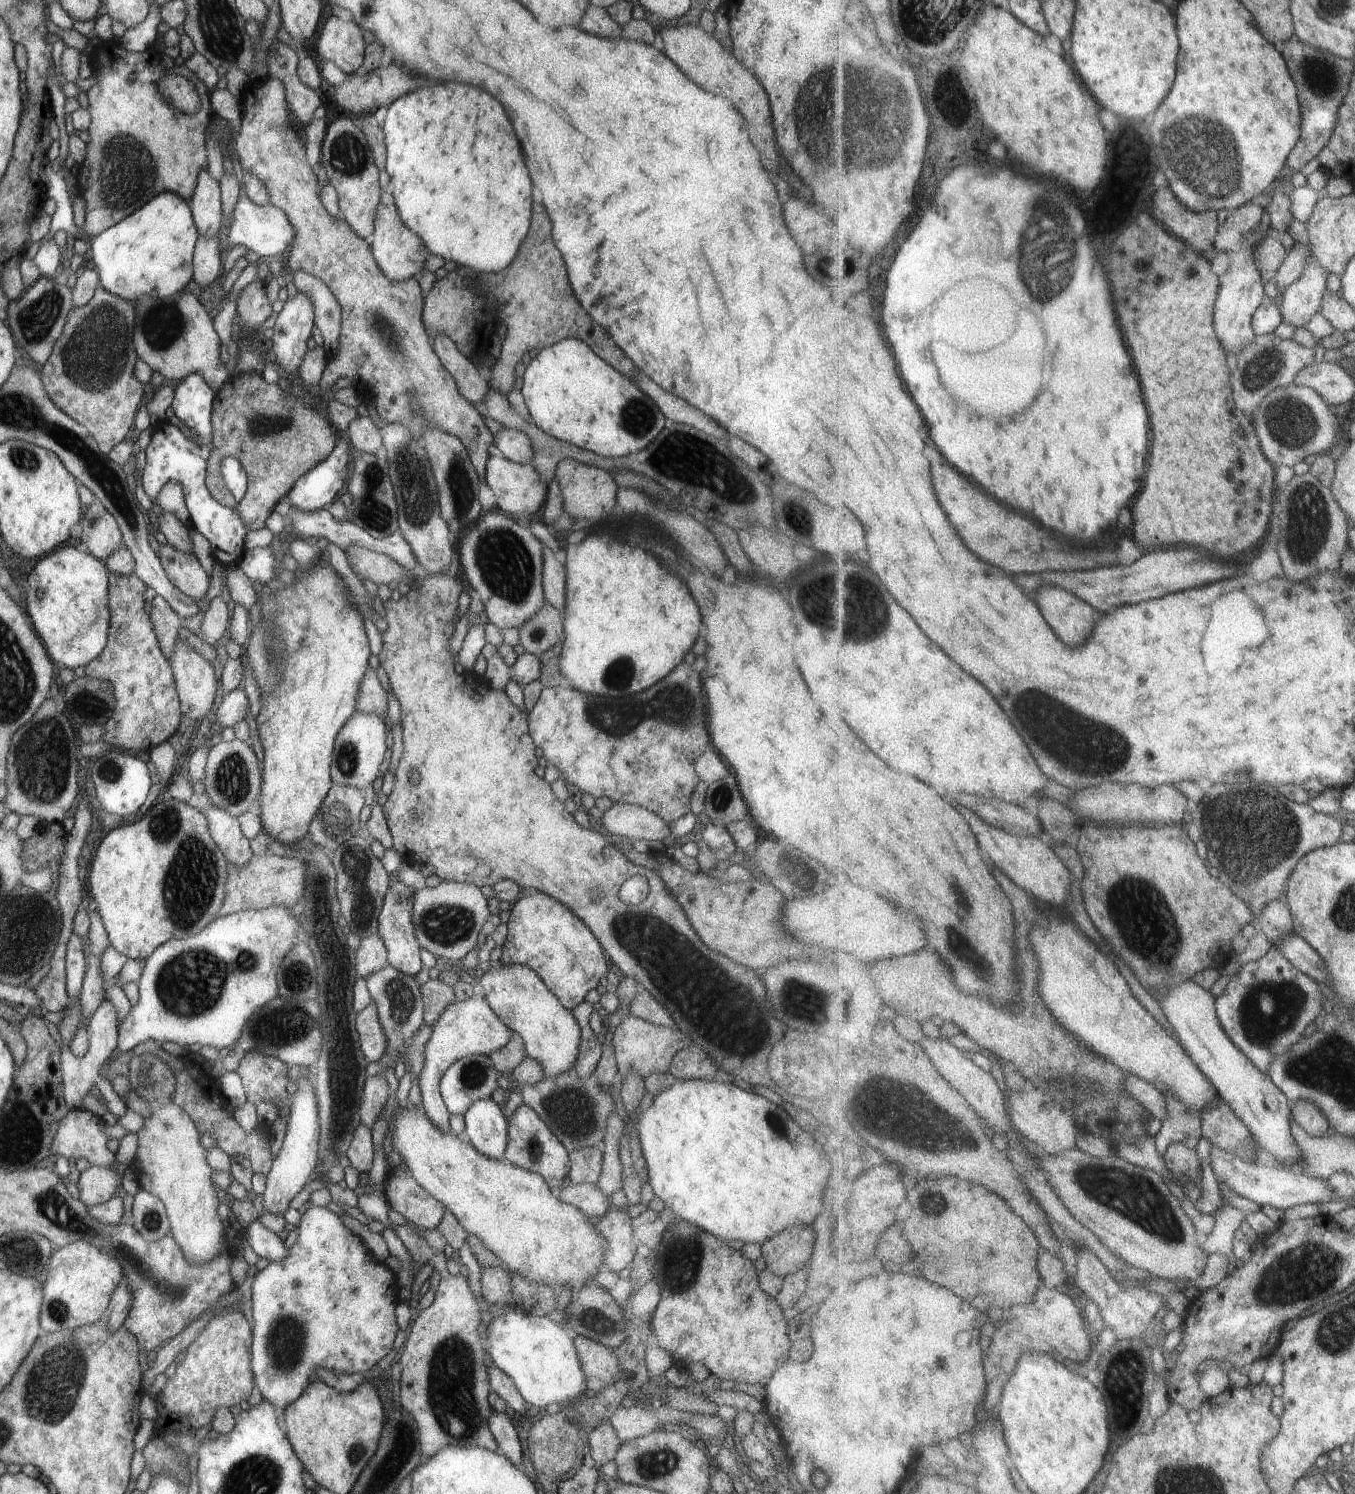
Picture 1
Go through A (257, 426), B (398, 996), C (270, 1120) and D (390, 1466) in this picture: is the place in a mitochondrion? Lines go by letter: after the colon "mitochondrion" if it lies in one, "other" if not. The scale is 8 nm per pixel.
A: mitochondrion
B: mitochondrion
C: other
D: mitochondrion

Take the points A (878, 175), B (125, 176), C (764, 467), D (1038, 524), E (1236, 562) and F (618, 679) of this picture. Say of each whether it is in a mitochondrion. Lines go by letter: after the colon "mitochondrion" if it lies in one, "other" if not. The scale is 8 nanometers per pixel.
A: mitochondrion
B: mitochondrion
C: other
D: other
E: other
F: mitochondrion

